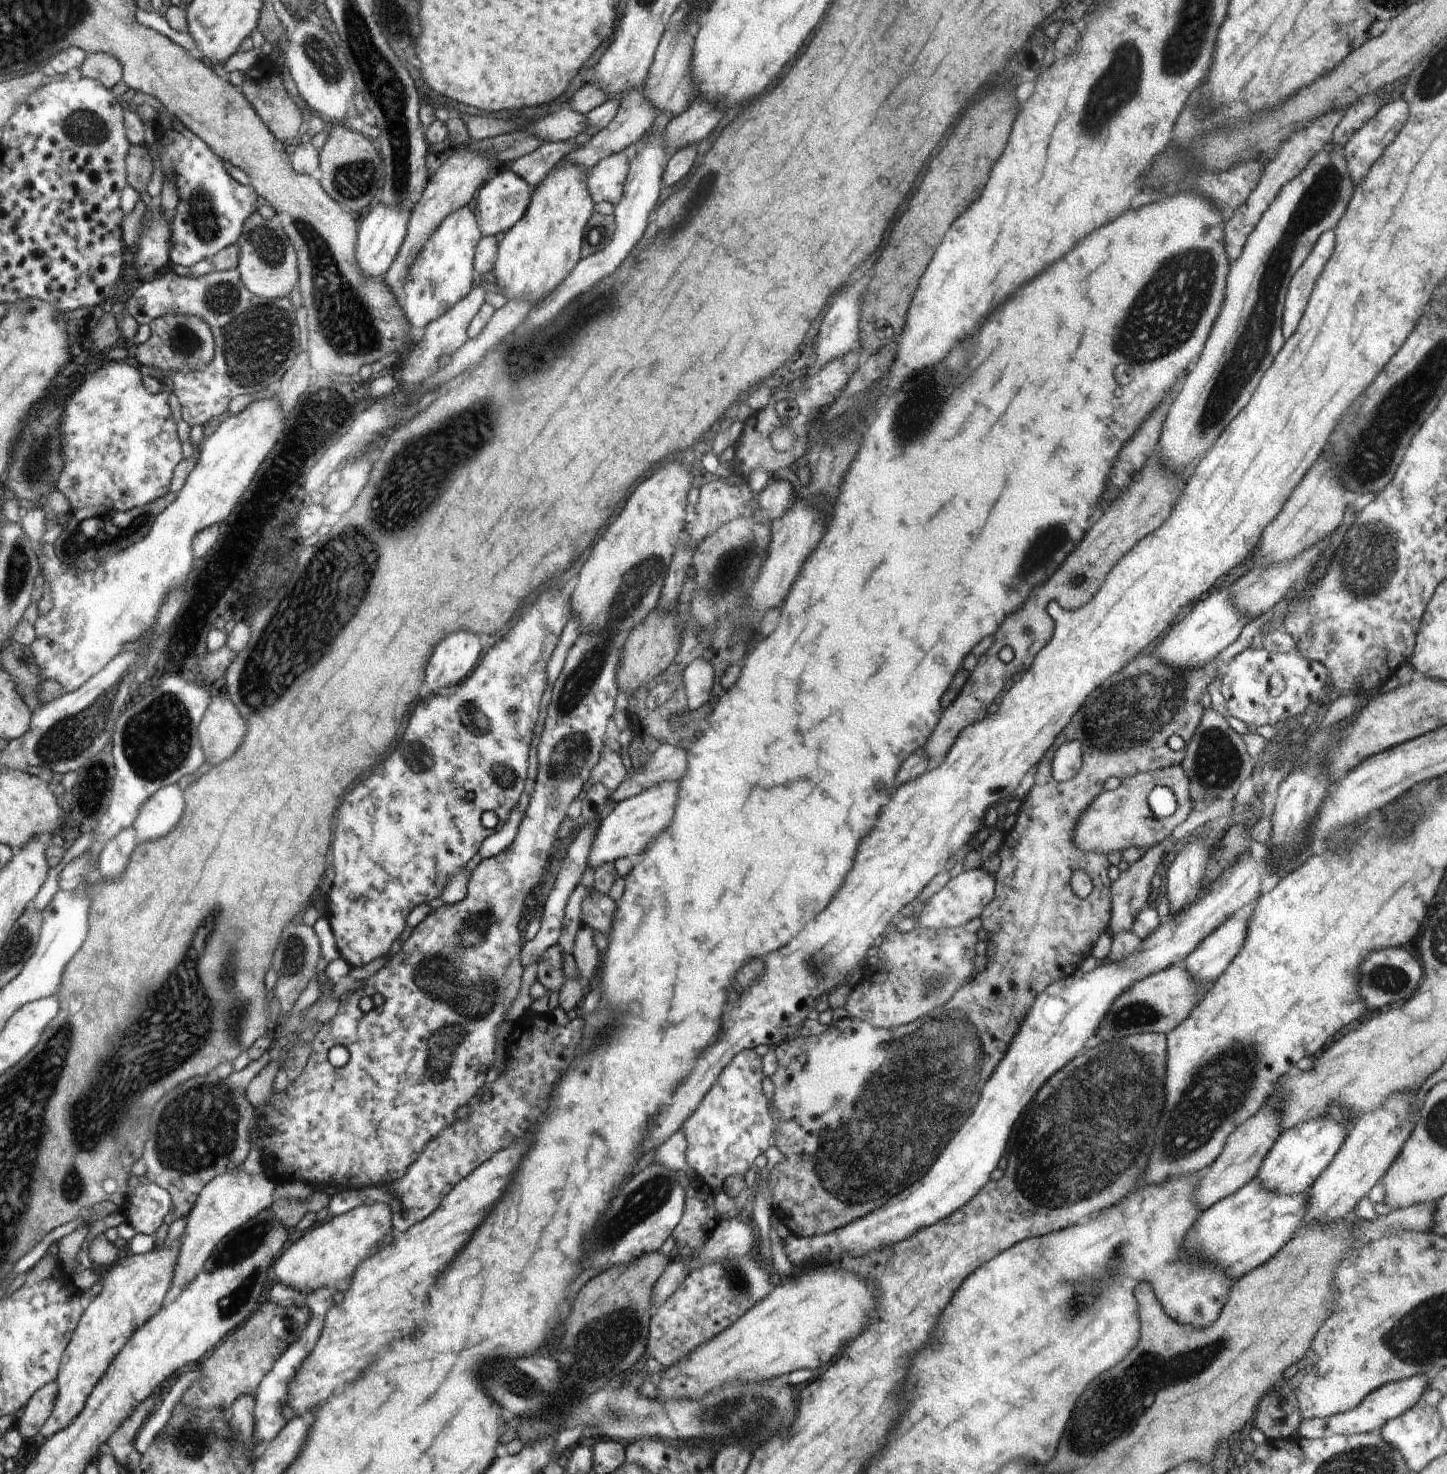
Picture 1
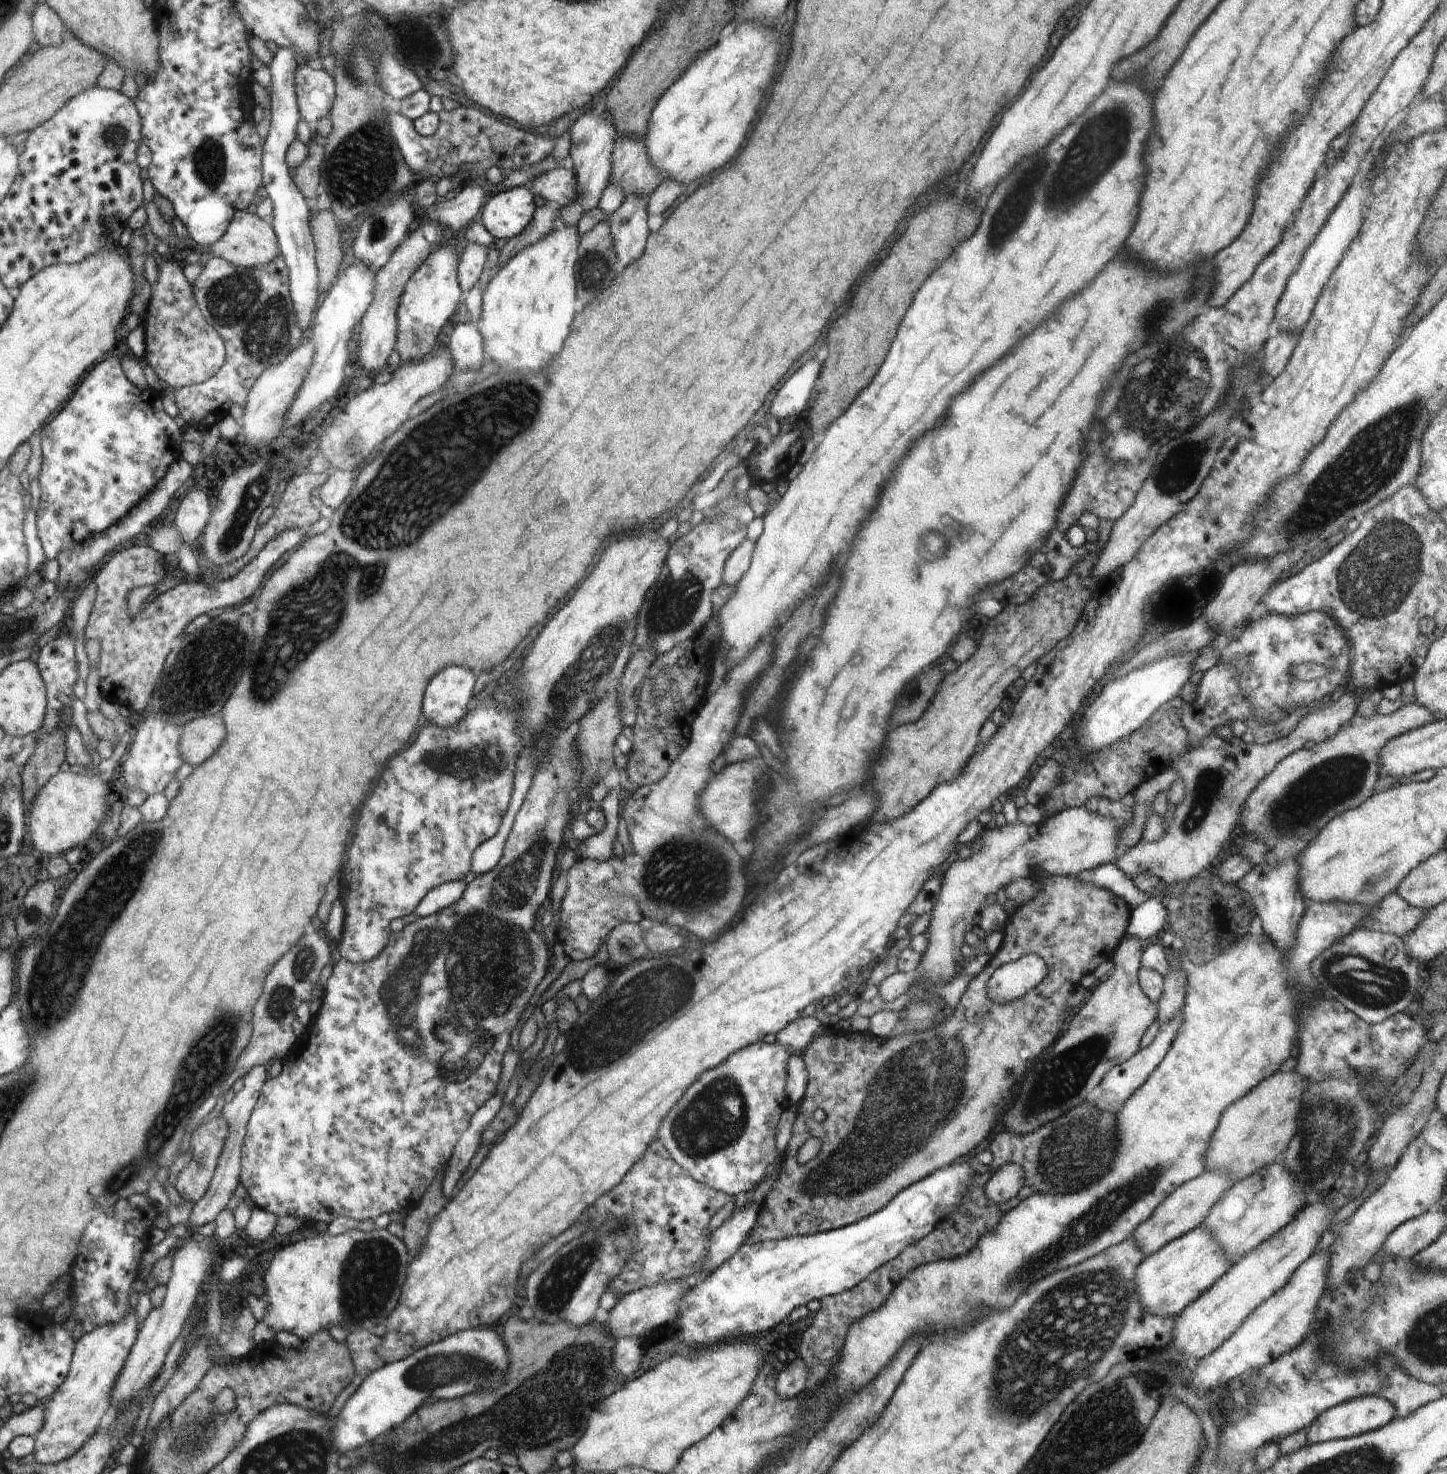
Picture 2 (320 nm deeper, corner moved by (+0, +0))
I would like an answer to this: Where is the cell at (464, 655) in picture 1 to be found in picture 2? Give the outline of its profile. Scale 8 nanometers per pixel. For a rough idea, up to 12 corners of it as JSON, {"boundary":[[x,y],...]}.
{"boundary":[[450,666],[426,690],[428,724],[446,729],[467,715],[474,676]]}

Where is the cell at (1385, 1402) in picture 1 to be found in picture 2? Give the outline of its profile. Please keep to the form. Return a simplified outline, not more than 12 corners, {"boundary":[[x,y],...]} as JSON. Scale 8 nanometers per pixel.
{"boundary":[[1376,1394],[1330,1407],[1307,1428],[1308,1444],[1387,1425],[1394,1405]]}

